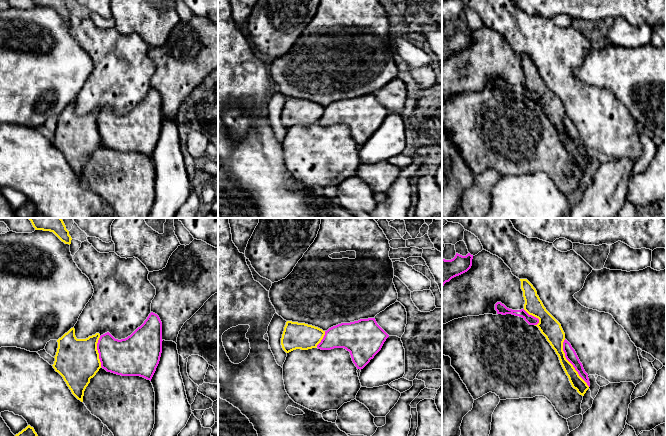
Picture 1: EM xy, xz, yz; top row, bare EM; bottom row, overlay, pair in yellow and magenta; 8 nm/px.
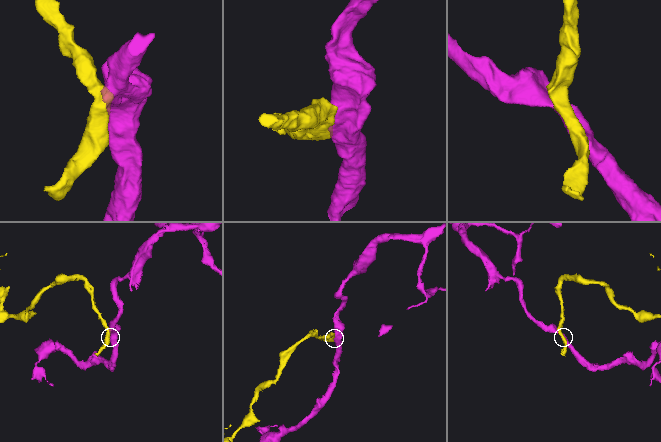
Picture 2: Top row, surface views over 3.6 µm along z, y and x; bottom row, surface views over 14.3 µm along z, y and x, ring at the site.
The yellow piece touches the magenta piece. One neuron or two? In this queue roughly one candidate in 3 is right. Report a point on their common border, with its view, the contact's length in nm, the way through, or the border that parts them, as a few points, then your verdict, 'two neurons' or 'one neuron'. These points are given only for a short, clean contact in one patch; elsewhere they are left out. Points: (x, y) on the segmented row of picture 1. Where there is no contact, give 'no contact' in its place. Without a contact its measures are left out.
yz (570, 363) | 440 nm | two neurons

